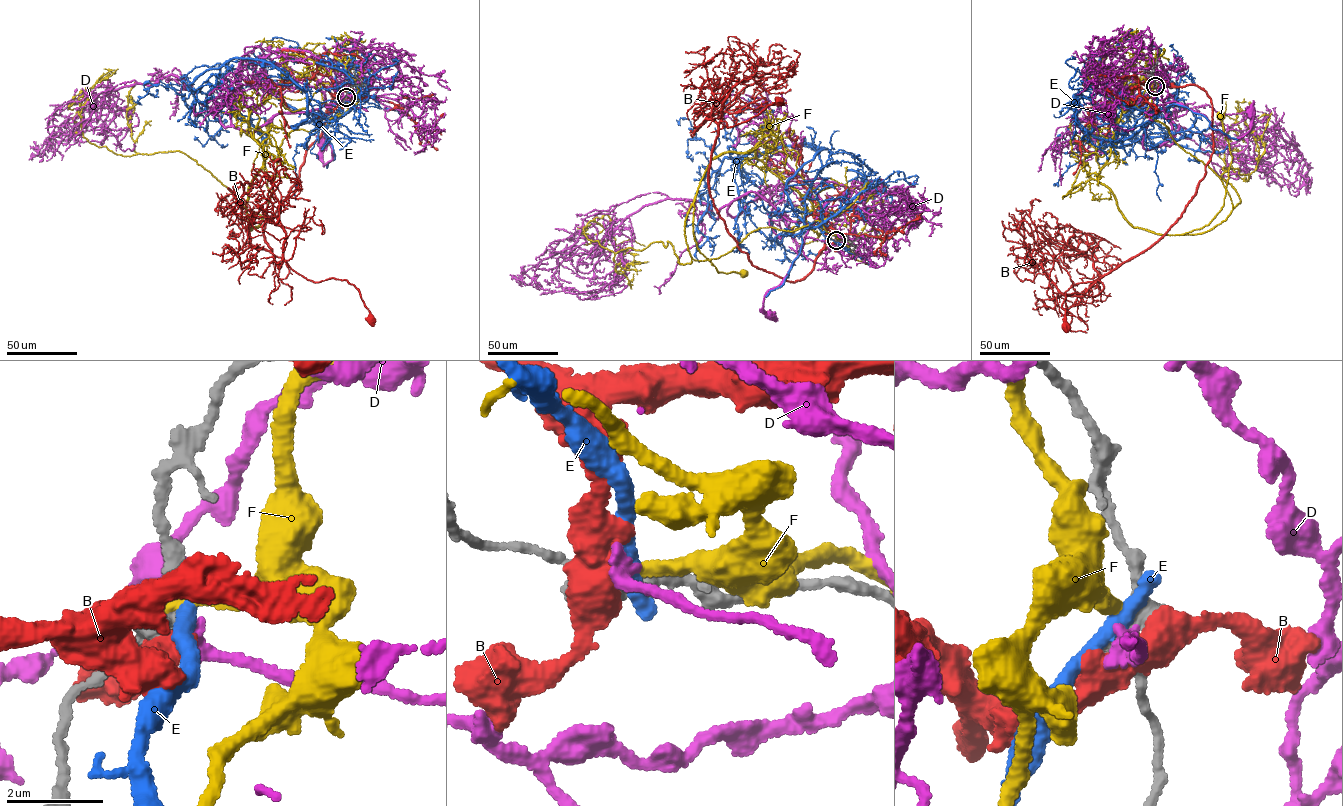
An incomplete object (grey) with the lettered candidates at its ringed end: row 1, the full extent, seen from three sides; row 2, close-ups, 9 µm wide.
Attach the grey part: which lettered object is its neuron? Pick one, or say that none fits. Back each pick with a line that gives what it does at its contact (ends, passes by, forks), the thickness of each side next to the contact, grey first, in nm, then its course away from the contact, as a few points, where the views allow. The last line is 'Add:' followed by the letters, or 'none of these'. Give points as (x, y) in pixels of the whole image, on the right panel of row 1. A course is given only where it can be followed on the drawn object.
D: it ends; calibres 440 and 300 nm; course (1155, 85), (1149, 83), (1137, 105), (1182, 102), (1230, 137), (1248, 132), (1252, 112)
Add: D

